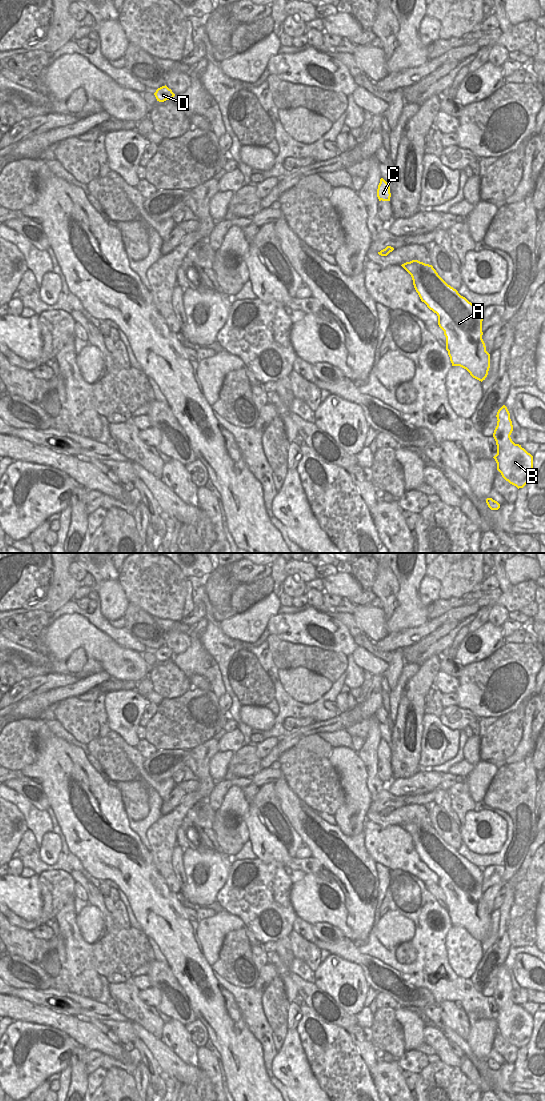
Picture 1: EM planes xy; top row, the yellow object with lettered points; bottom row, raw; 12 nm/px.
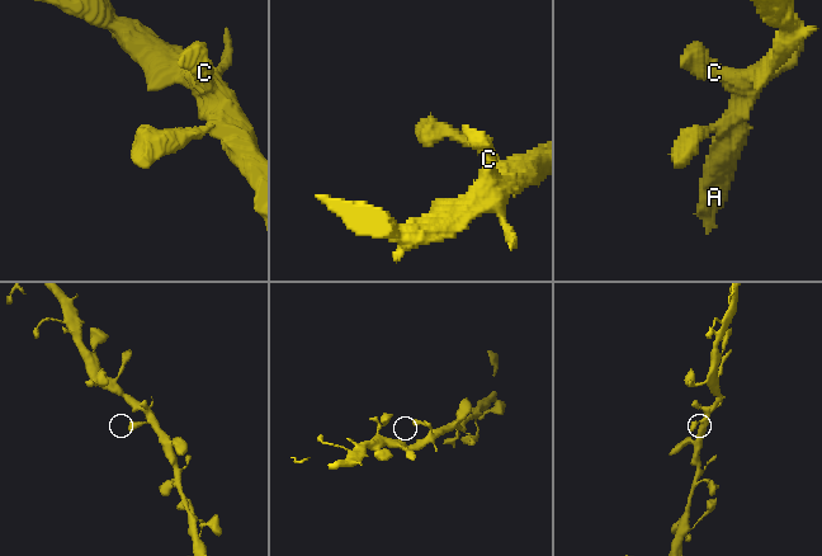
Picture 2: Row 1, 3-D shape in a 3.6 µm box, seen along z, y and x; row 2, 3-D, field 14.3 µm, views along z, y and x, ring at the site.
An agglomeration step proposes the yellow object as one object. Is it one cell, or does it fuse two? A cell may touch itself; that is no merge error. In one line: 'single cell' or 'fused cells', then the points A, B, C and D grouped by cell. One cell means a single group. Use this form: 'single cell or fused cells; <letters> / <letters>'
single cell; A B C D

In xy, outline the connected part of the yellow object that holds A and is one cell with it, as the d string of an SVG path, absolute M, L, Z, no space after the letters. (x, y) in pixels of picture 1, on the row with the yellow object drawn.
M412 260L401 266L411 275L421 301L437 314L452 366L466 369L481 382L485 380L490 354L482 339L482 310L448 285L432 265Z

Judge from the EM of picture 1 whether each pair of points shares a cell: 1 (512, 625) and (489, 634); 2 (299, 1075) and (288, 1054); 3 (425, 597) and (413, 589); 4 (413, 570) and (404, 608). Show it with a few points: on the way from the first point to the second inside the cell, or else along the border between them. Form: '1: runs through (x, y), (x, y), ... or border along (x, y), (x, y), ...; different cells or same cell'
1: border along (501, 626), (504, 637); different cells
2: runs through (294, 1070), (290, 1066), (290, 1059); same cell
3: border along (425, 574), (420, 582), (420, 601), (425, 606); different cells
4: runs through (408, 579), (408, 599); same cell

